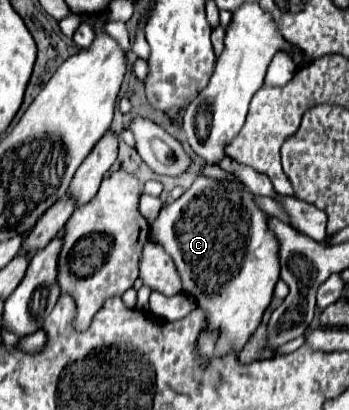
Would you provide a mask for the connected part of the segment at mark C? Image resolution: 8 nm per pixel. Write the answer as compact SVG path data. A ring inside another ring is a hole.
M199 176L181 198L161 208L159 216L151 222L151 236L161 242L175 262L183 290L193 294L197 306L207 312L207 326L199 334L195 354L199 354L205 362L211 362L213 358L241 352L259 328L261 316L271 302L273 286L279 280L279 244L275 244L275 236L267 232L267 214L257 208L251 192L247 192L243 184L223 184L219 180Z

